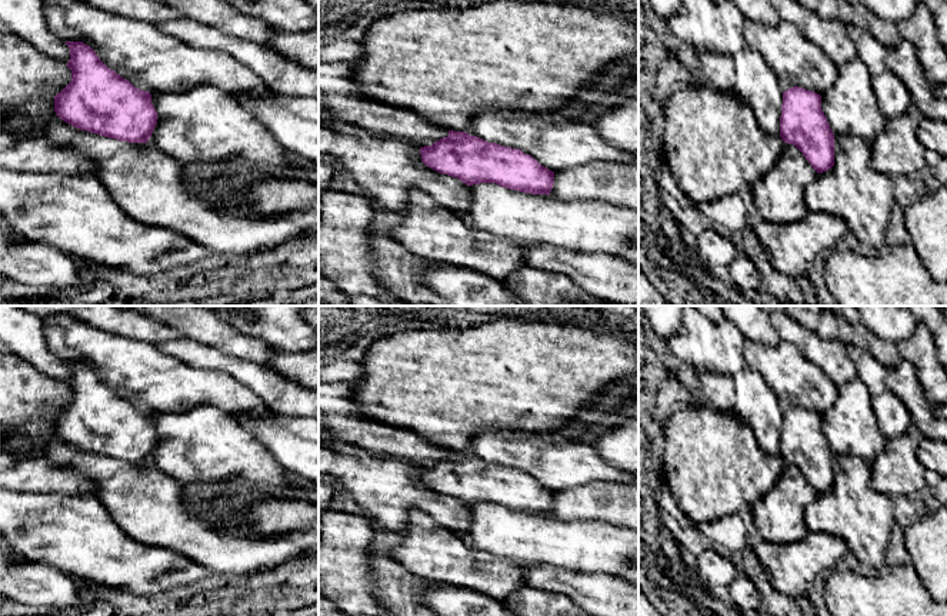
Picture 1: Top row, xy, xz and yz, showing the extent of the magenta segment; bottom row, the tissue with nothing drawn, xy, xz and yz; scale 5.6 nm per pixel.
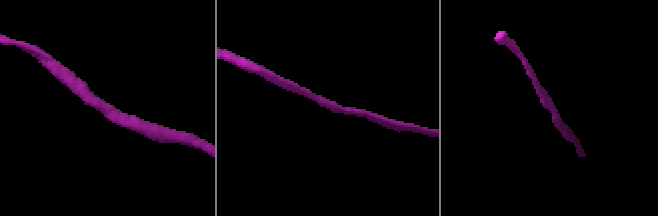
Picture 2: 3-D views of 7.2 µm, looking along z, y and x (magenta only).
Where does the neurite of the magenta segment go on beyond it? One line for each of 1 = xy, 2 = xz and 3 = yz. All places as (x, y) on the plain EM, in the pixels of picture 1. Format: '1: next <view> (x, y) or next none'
1: next none
2: next none
3: next none

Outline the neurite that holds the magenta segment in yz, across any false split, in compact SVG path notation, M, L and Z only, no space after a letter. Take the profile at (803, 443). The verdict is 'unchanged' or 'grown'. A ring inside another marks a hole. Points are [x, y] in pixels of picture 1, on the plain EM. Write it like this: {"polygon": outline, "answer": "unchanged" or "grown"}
{"polygon": "M797 406L783 413L780 457L796 466L817 493L834 486L833 454L820 414Z", "answer": "unchanged"}

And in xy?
{"polygon": "M83 362L66 364L70 369L67 387L71 390L71 402L54 416L56 436L80 450L129 463L147 463L159 439L150 412L134 407L109 389Z", "answer": "unchanged"}

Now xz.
{"polygon": "M449 450L449 456L431 466L420 467L421 482L430 489L457 497L467 506L478 503L496 503L501 507L530 515L550 515L554 503L554 492L541 486L530 475L518 469L488 463L466 452Z", "answer": "unchanged"}

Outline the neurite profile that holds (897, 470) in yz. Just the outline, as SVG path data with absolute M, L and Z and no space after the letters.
M911 424L903 434L887 439L886 449L870 463L871 487L878 493L920 496L927 493L926 467L917 457L921 433Z

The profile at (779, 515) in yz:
M784 463L777 483L751 507L753 520L764 540L791 543L808 530L804 510L817 492L793 465Z

